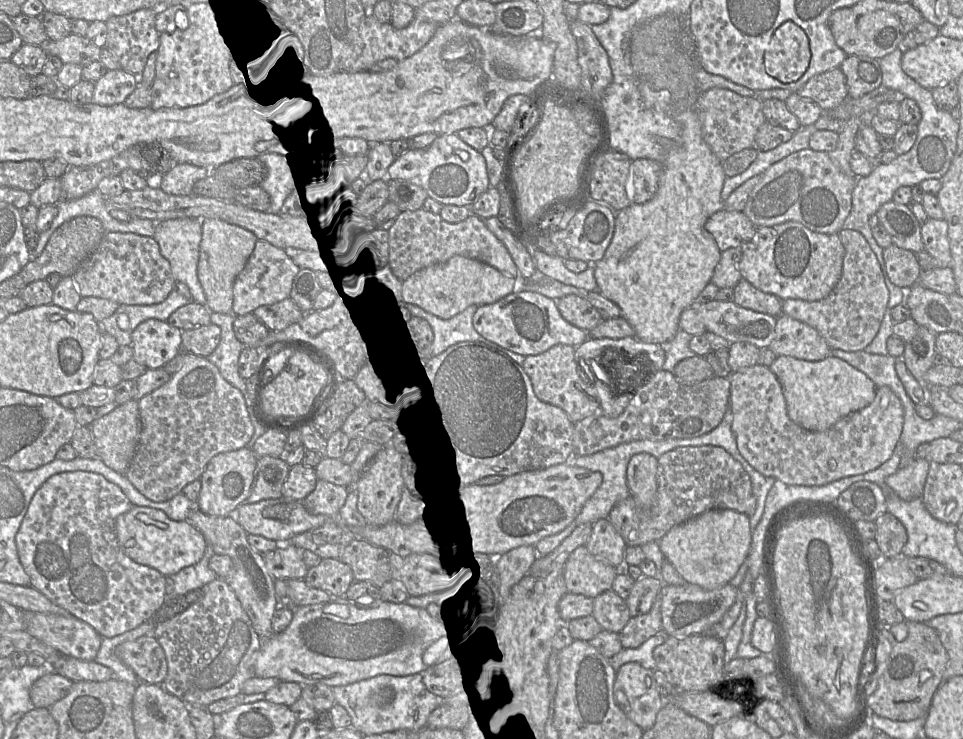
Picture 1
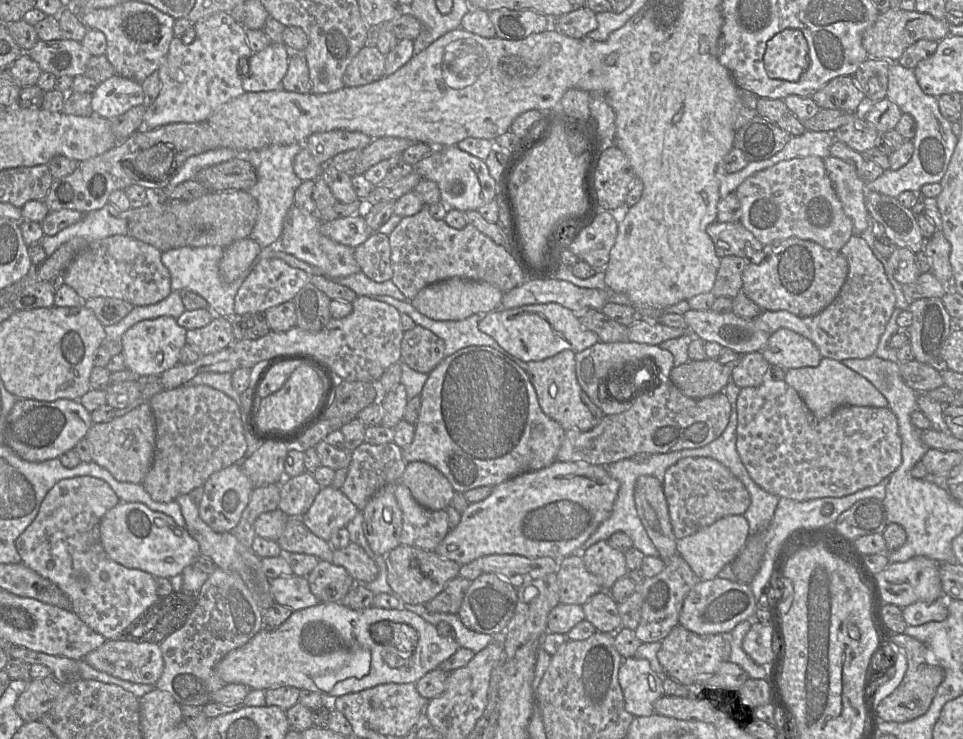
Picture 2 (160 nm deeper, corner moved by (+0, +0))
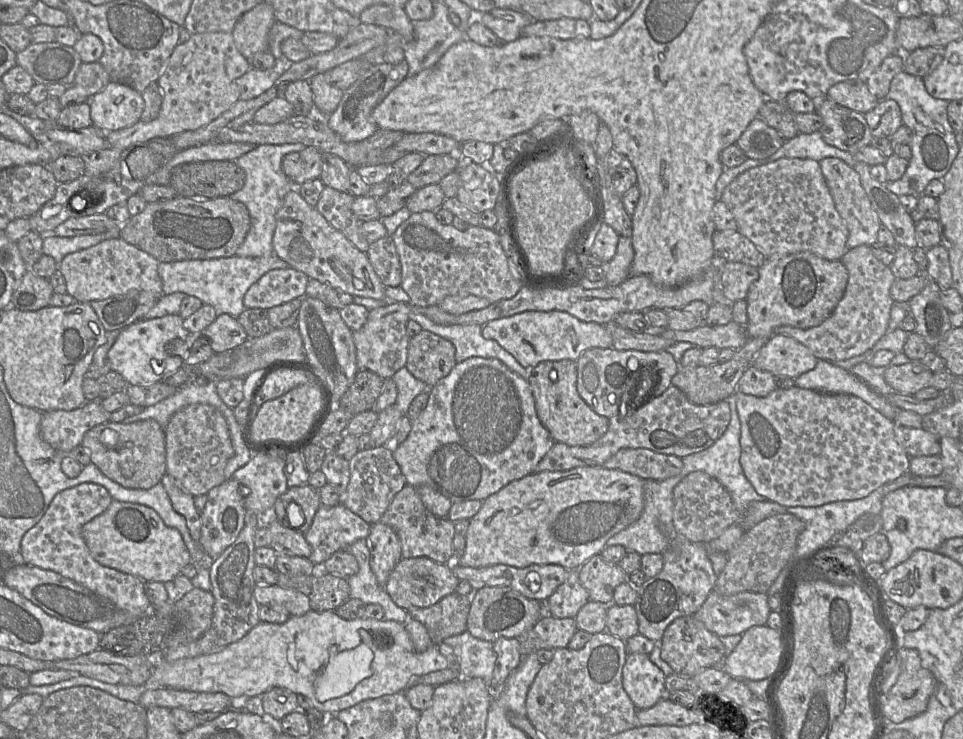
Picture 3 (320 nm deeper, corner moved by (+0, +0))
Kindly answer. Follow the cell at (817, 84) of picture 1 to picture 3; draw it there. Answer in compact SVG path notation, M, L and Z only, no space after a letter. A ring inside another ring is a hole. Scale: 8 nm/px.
M842 81L834 84L829 88L826 98L862 114L872 110L880 101L869 91L866 82L862 81Z

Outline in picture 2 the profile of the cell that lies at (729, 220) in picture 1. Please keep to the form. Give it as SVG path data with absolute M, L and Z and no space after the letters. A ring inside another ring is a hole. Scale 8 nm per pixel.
M716 220L707 227L706 232L713 241L715 253L720 259L725 256L750 259L764 248L764 245L740 221Z

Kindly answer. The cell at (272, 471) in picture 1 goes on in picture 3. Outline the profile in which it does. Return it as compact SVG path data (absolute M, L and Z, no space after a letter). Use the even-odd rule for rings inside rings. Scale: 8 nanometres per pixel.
M257 514L245 515L244 527L238 537L228 546L210 567L211 593L215 599L213 617L210 628L197 640L177 647L168 647L164 651L164 659L168 662L183 658L192 658L218 652L244 637L252 628L260 623L260 604L254 597L256 582L253 578L255 563L255 534L265 522Z

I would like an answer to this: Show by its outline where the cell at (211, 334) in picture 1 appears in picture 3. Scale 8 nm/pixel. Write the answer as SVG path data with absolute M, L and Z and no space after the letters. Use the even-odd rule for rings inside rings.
M228 314L216 317L202 332L208 338L214 353L232 350L246 342L248 336L237 318Z

